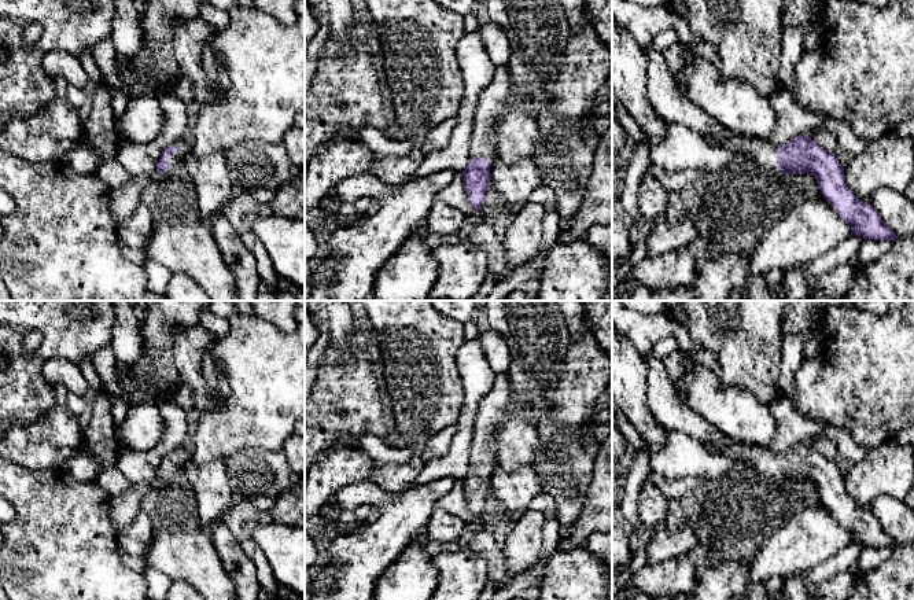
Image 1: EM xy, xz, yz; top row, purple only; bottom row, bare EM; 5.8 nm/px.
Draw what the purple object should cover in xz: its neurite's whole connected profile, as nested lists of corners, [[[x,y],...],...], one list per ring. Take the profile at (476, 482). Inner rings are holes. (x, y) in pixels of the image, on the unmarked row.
[[[497,373],[493,389],[480,398],[469,449],[469,470],[461,479],[469,511],[480,519],[495,467],[495,437],[511,409],[512,387],[506,373]]]

